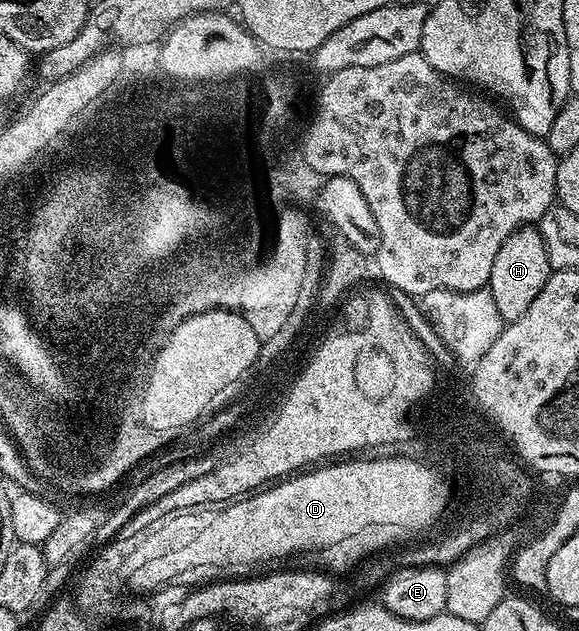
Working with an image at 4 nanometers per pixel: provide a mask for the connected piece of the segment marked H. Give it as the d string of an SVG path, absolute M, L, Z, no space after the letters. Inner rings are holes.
M529 225L510 233L510 237L502 241L498 257L494 257L494 269L490 269L486 289L494 297L494 305L498 305L498 313L505 321L522 317L522 313L530 309L530 301L538 297L542 285L546 285L548 276L554 270L554 264L548 260L548 247L536 230L535 226Z

